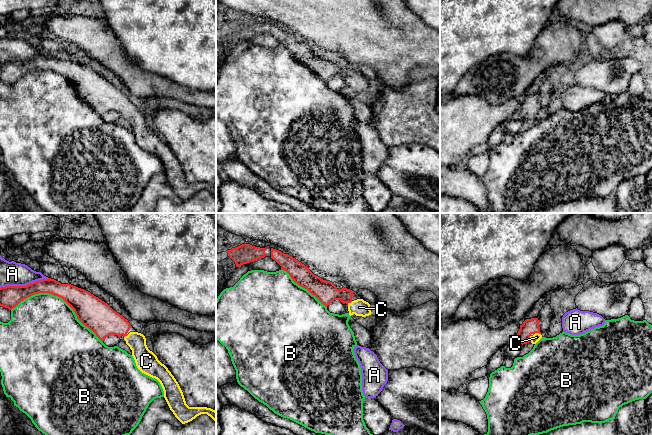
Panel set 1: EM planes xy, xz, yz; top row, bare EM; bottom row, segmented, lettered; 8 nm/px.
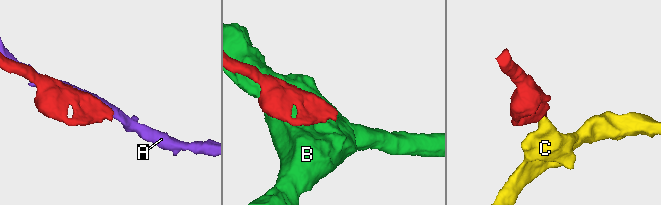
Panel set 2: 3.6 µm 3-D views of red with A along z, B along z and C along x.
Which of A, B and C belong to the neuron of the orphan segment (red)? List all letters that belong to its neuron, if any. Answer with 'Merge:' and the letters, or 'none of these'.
Merge: C

